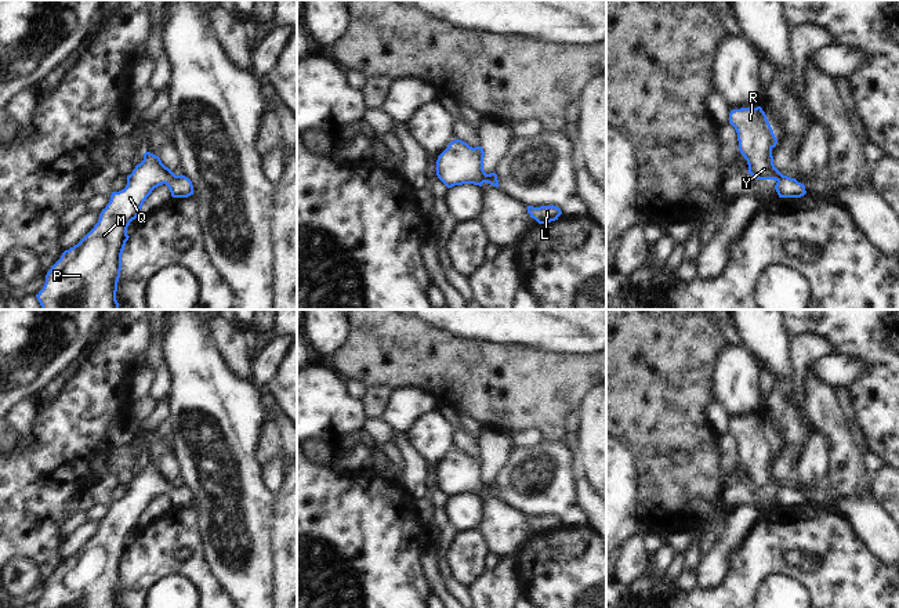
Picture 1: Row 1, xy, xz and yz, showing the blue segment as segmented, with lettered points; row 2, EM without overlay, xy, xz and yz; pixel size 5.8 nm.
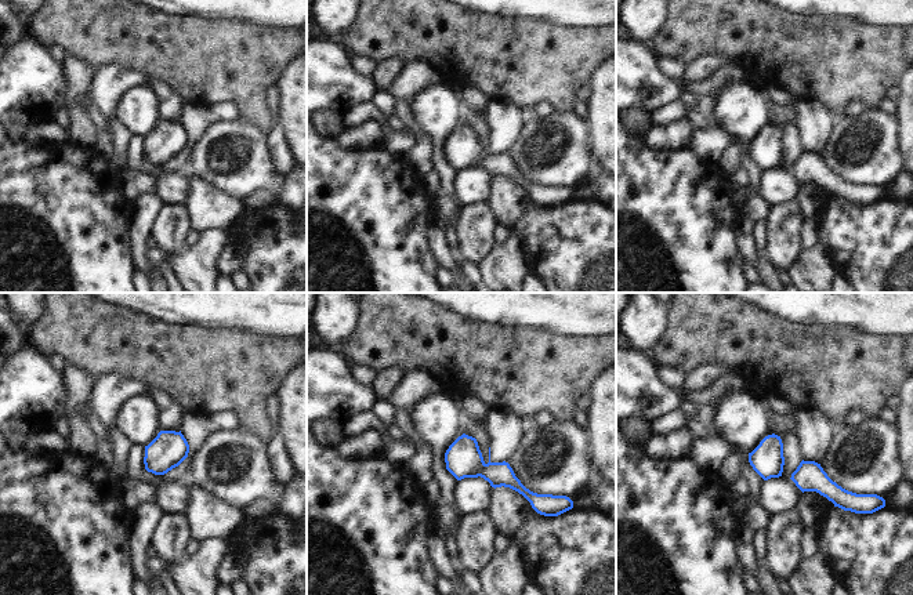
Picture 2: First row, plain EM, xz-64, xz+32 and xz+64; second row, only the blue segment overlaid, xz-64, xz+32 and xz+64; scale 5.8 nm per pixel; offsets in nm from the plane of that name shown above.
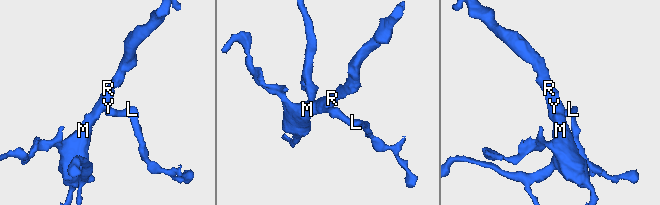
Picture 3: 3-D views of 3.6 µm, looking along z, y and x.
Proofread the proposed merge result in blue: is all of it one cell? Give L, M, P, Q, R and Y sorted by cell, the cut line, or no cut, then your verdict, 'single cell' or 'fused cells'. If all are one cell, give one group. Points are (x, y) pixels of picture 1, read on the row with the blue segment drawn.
L M P Q R Y; no cut; single cell

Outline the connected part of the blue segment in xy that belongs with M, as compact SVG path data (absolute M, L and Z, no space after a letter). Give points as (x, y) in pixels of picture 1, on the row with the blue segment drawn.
M145 152L144 160L127 175L127 185L112 192L110 200L101 211L94 228L73 247L65 250L61 258L46 275L43 289L36 294L41 310L119 310L116 300L117 282L122 271L122 254L128 240L127 227L155 188L166 184L173 198L193 195L192 181L185 175L175 175L160 158Z

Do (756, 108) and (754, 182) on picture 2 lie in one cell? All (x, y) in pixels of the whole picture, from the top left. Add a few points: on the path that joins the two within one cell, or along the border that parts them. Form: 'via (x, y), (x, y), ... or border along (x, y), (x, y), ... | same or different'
via (745, 126), (745, 160), (749, 164) | same

